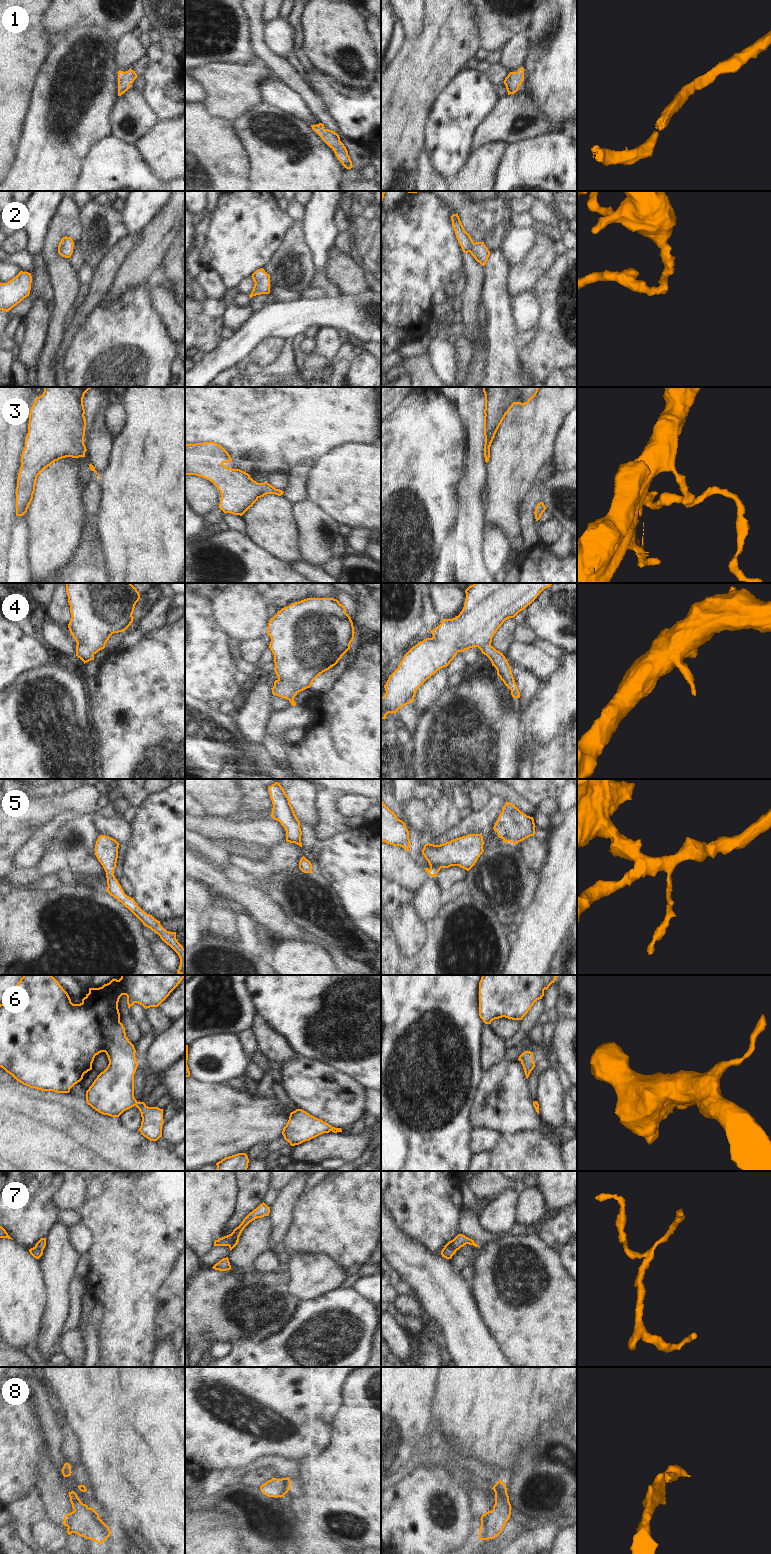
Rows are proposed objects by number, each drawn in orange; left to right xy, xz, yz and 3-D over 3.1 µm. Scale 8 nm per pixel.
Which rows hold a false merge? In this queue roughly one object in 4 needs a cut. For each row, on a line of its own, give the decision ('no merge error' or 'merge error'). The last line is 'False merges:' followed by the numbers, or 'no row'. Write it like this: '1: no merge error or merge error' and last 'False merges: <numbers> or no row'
1: no merge error
2: no merge error
3: no merge error
4: no merge error
5: no merge error
6: no merge error
7: merge error
8: no merge error
False merges: 7

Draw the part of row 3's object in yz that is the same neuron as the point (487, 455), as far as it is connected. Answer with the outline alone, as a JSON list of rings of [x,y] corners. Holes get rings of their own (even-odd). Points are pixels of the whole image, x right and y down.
[[[482,387],[485,395],[485,409],[484,409],[484,457],[487,463],[490,458],[490,446],[495,437],[495,434],[505,418],[506,414],[510,411],[514,404],[522,406],[528,404],[533,399],[539,387]]]

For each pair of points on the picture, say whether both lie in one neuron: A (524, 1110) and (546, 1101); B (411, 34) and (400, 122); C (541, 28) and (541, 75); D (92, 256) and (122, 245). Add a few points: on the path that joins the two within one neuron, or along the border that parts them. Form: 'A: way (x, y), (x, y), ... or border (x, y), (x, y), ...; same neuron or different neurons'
A: border (538, 1114), (551, 1126); different neurons
B: border (424, 21), (421, 37), (416, 42), (405, 40); different neurons
C: way (537, 40), (536, 44), (541, 49), (541, 63); same neuron
D: border (126, 235), (119, 239), (104, 254), (94, 269); different neurons

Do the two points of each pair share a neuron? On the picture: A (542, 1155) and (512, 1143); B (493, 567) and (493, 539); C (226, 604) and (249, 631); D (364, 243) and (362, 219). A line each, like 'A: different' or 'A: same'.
A: same
B: same
C: same
D: same

